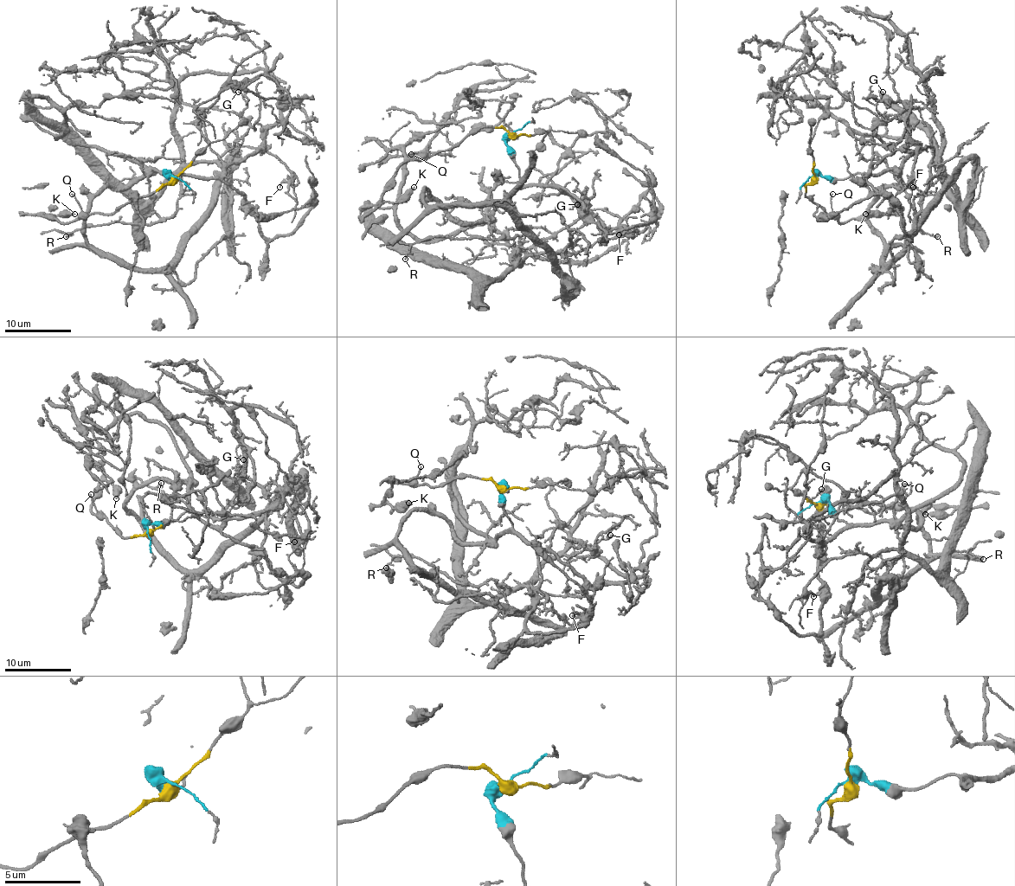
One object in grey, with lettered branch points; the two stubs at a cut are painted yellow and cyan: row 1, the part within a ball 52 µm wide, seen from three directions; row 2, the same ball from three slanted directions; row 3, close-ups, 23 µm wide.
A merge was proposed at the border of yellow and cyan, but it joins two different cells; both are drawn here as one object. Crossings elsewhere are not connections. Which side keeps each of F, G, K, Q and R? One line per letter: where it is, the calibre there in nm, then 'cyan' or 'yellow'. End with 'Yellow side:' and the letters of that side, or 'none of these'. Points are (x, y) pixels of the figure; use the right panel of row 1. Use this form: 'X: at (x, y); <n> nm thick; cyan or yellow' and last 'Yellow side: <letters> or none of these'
F: at (913, 187); 110 nm thick; cyan
G: at (883, 92); 110 nm thick; cyan
K: at (865, 214); 360 nm thick; yellow
Q: at (832, 194); 70 nm thick; yellow
R: at (937, 236); 130 nm thick; cyan
Yellow side: K, Q

